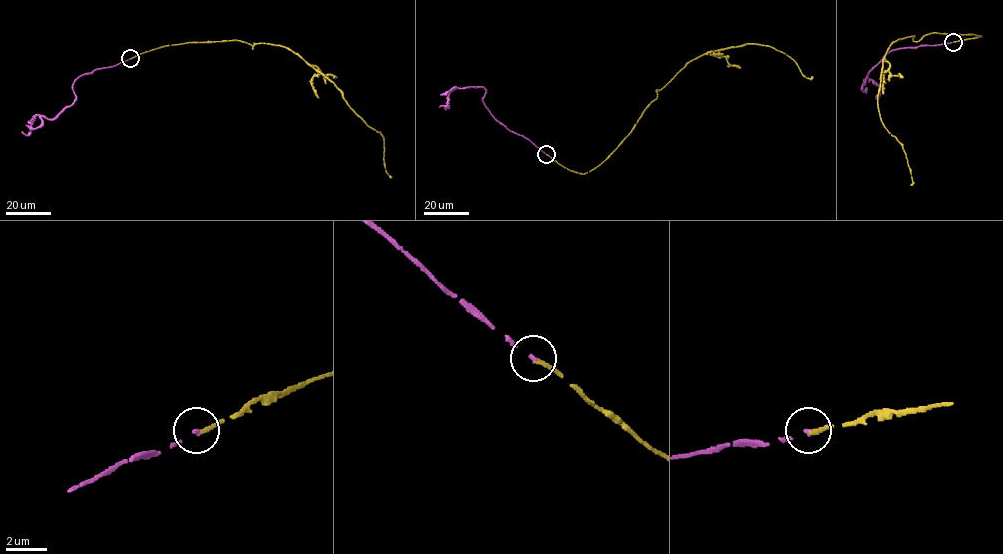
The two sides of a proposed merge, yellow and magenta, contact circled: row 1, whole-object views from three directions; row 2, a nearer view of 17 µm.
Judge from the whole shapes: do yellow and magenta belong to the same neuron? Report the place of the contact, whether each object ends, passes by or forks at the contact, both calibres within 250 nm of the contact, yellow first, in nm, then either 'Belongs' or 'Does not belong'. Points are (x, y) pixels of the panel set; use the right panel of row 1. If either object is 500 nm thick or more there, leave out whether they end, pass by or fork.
Place: (953, 42). At the ring yellow ends. At the ring magenta ends. Thickness 200 nm (yellow) against 130 nm. Belongs

